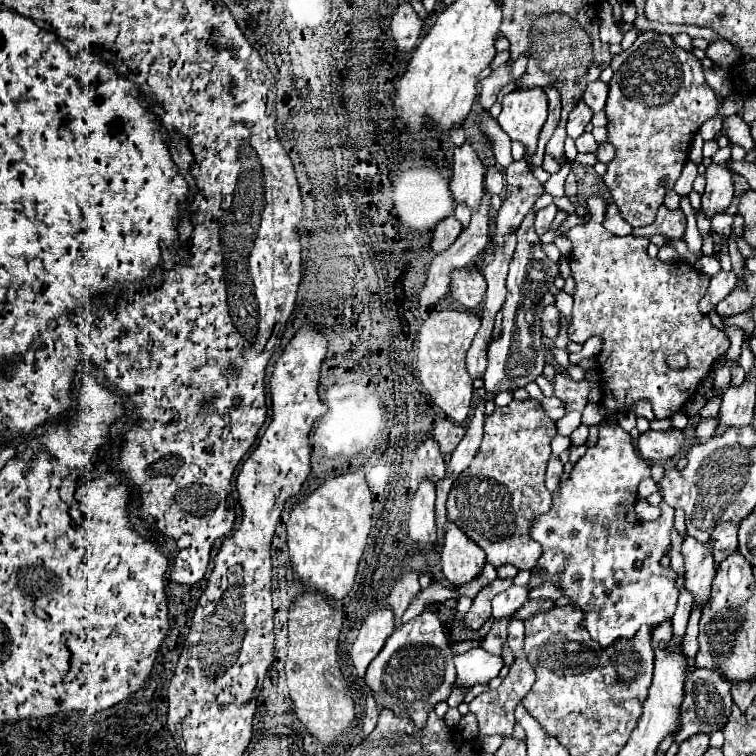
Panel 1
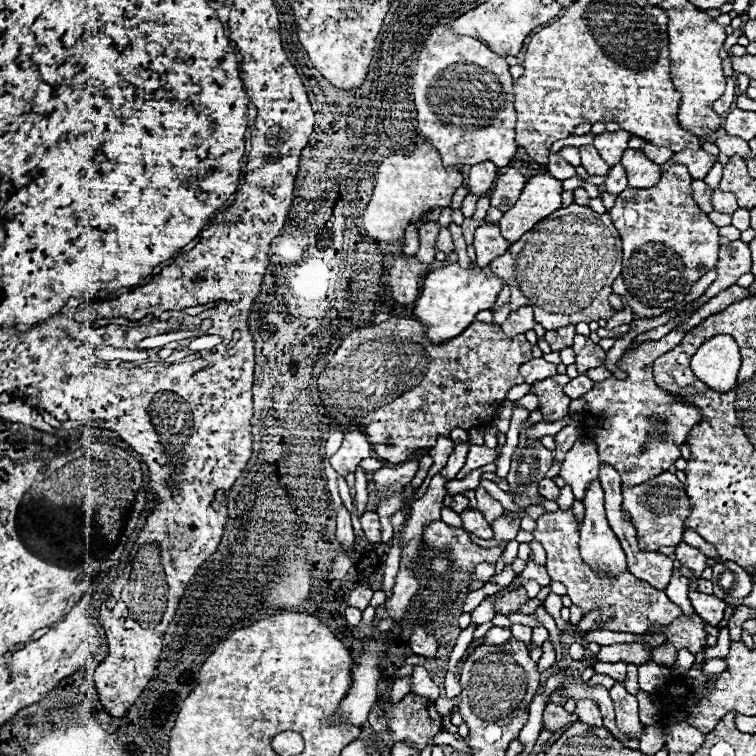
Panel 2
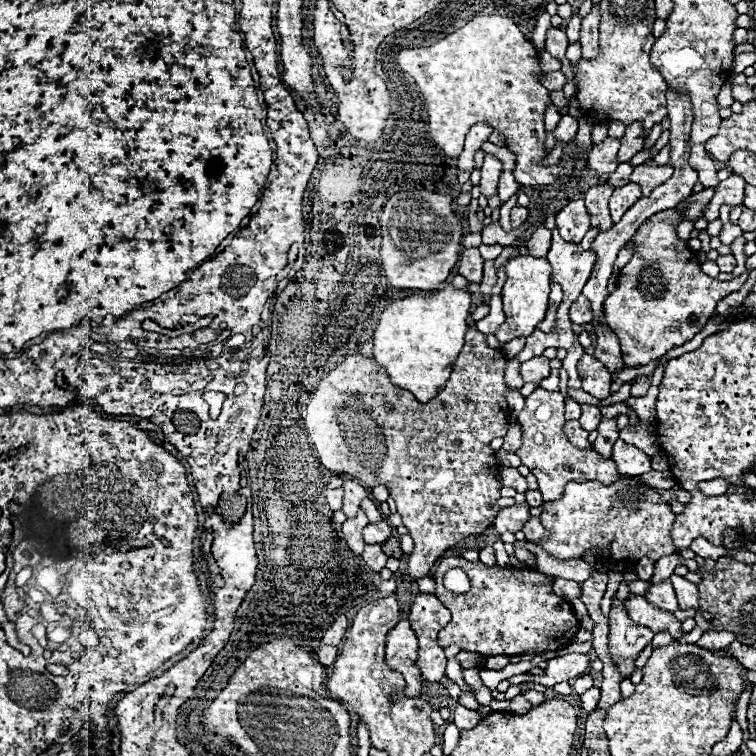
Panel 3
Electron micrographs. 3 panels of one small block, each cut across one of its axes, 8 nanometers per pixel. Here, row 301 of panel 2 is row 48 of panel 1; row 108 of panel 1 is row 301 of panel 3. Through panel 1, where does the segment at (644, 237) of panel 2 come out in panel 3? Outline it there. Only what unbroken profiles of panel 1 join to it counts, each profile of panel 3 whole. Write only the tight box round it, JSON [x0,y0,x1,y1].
[604,210,749,368]

